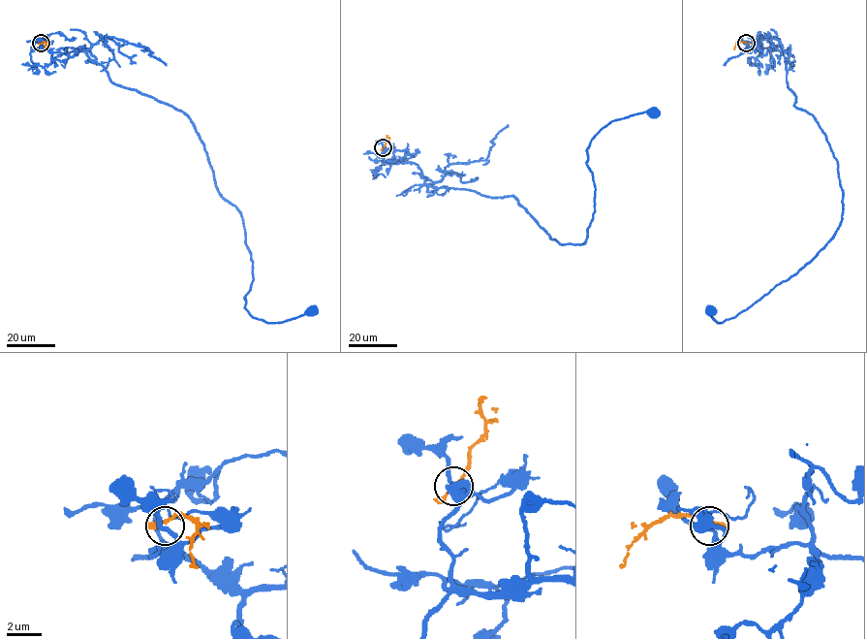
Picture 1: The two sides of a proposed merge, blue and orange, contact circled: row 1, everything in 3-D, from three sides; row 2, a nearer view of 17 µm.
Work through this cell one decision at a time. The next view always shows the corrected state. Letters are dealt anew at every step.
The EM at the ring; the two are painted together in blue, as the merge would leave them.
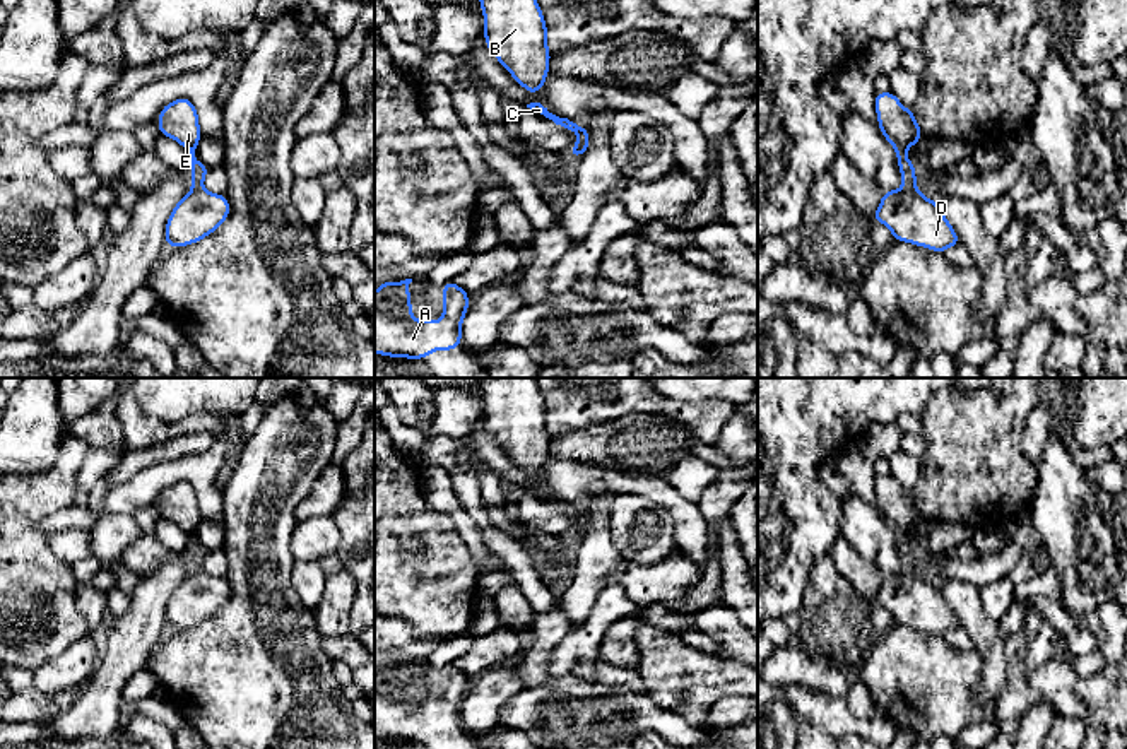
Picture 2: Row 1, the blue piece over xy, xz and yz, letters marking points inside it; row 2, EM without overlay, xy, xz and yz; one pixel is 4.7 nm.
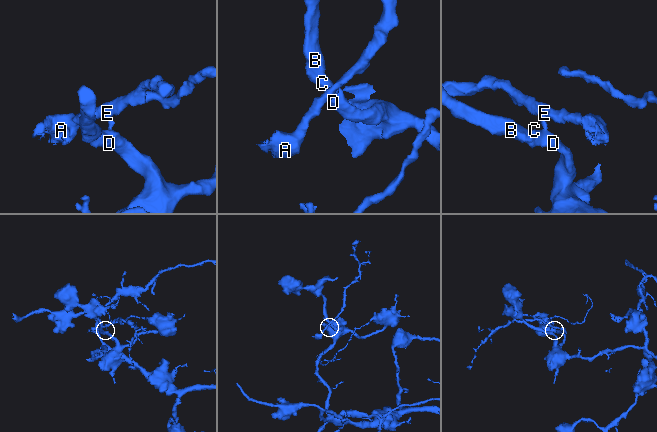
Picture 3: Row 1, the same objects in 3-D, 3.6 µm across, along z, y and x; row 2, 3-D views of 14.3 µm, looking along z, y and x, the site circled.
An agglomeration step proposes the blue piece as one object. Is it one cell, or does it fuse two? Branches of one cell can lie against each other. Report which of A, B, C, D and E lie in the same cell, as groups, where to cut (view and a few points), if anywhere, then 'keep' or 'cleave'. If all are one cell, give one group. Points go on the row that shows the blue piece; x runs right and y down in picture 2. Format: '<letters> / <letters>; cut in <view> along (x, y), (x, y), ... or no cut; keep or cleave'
A E / B C D; cut in yz along (915, 187), (902, 190); cleave

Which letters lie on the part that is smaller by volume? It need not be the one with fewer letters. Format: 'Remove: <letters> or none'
Remove: A, E

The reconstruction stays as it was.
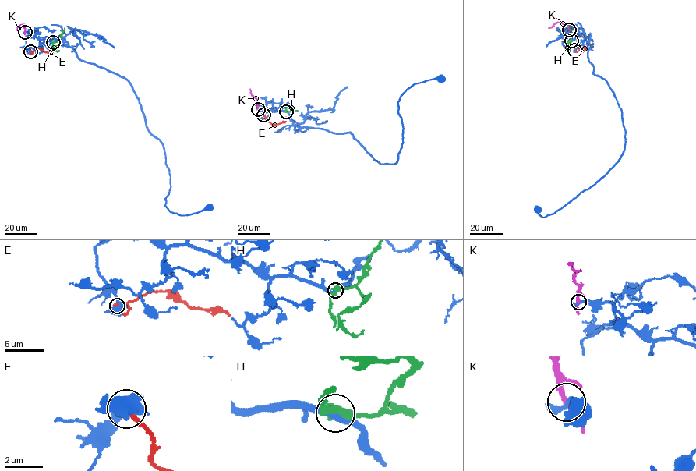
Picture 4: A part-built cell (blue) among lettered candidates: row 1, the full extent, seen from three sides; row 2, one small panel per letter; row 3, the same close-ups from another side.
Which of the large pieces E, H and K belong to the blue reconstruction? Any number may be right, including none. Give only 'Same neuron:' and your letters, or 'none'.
Same neuron: none

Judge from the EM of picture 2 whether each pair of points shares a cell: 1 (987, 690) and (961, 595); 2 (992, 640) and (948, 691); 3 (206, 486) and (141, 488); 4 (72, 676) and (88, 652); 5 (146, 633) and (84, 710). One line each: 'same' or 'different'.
1: same
2: different
3: same
4: same
5: same

